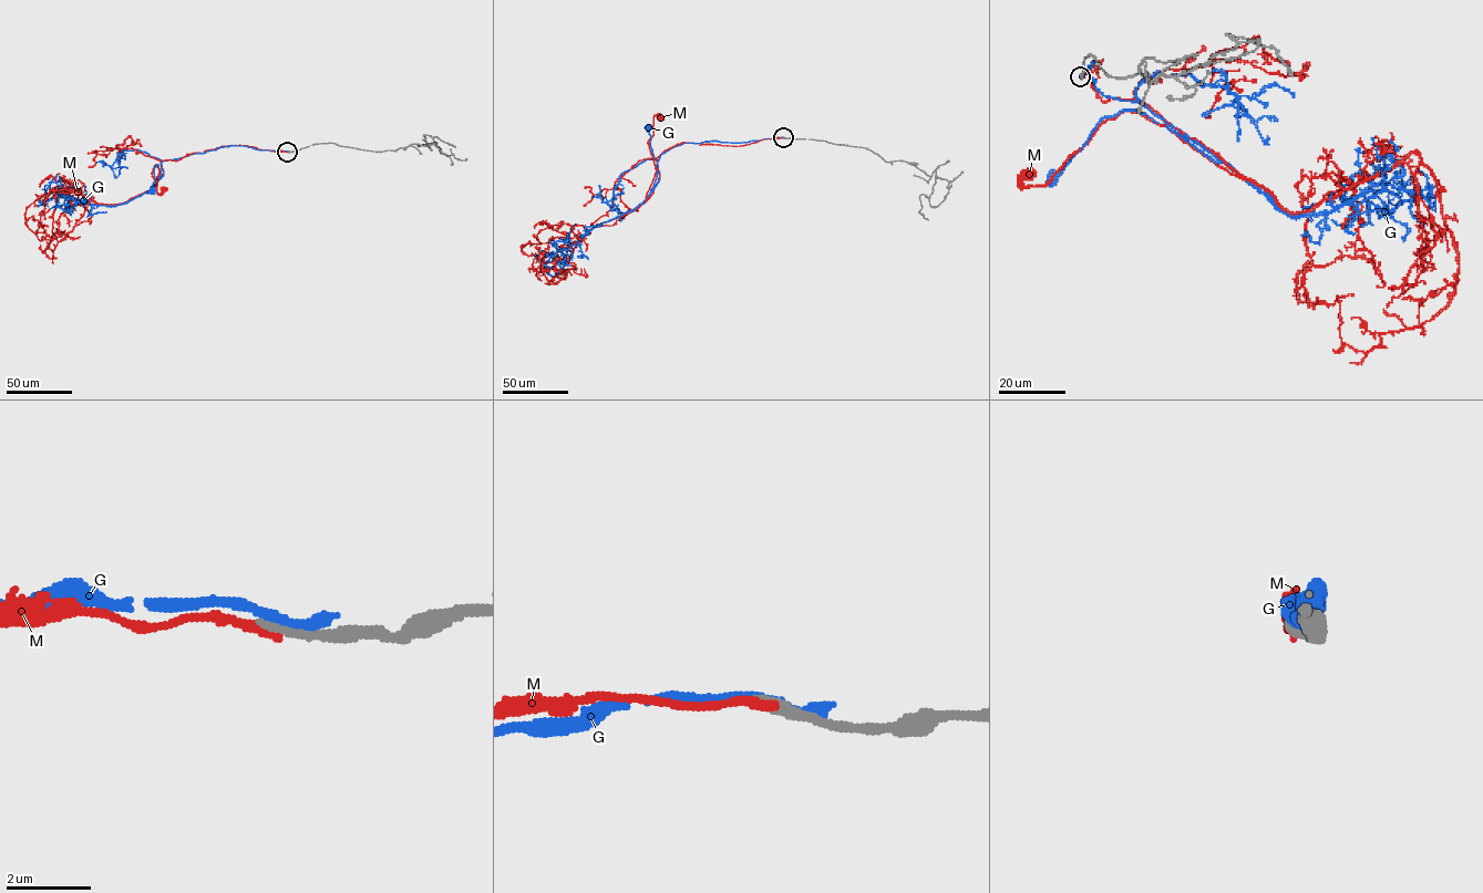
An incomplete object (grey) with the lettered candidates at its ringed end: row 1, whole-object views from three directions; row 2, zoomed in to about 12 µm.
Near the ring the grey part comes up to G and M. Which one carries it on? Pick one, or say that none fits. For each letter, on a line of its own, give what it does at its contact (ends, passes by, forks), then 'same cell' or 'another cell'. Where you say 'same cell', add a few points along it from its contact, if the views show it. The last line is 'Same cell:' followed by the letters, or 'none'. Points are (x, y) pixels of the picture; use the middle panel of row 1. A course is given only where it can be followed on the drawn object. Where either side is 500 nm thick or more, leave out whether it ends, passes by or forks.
G: it ends | another cell
M: it ends | another cell
Same cell: none

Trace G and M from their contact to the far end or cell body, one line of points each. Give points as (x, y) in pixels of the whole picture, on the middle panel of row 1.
G: (784, 137), (673, 146), (659, 157), (659, 179), (651, 191), (657, 170), (648, 127)
M: (784, 137), (677, 144), (657, 157), (647, 199), (656, 170), (648, 141), (660, 117)

